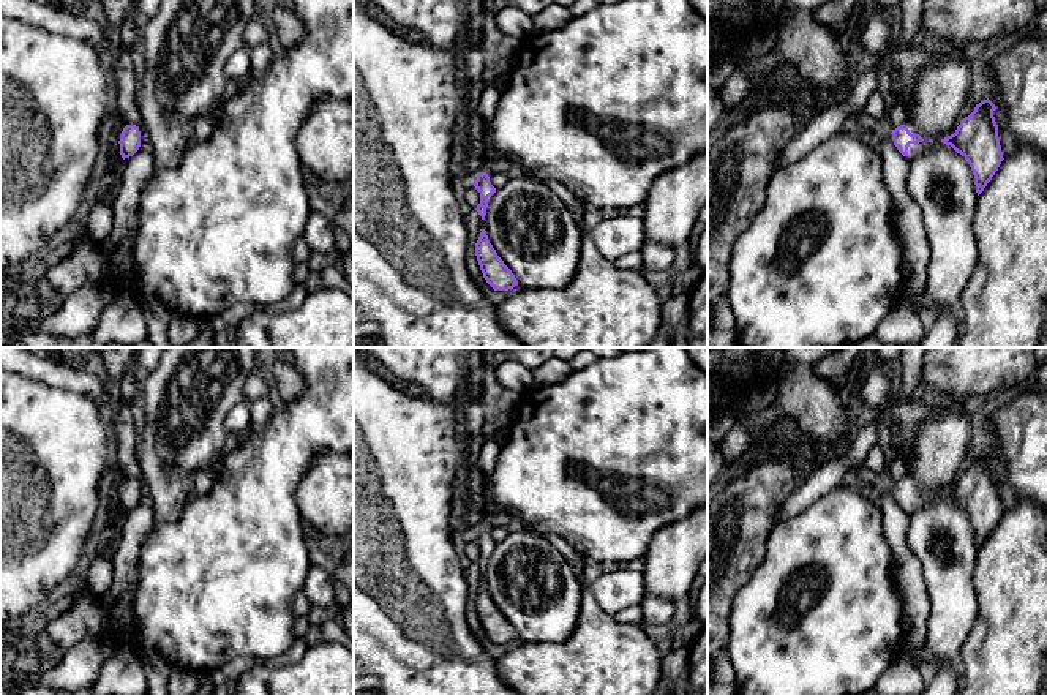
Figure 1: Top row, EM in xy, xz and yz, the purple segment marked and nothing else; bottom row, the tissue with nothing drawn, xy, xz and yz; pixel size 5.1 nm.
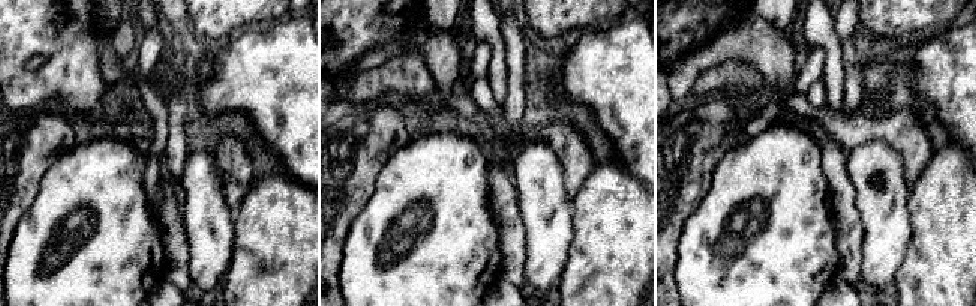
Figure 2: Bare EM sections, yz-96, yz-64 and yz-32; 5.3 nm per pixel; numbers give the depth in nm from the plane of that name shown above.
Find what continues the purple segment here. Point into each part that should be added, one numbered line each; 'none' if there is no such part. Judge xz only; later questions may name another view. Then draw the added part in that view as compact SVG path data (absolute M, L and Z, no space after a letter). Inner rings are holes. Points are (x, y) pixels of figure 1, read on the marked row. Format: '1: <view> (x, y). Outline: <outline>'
none

